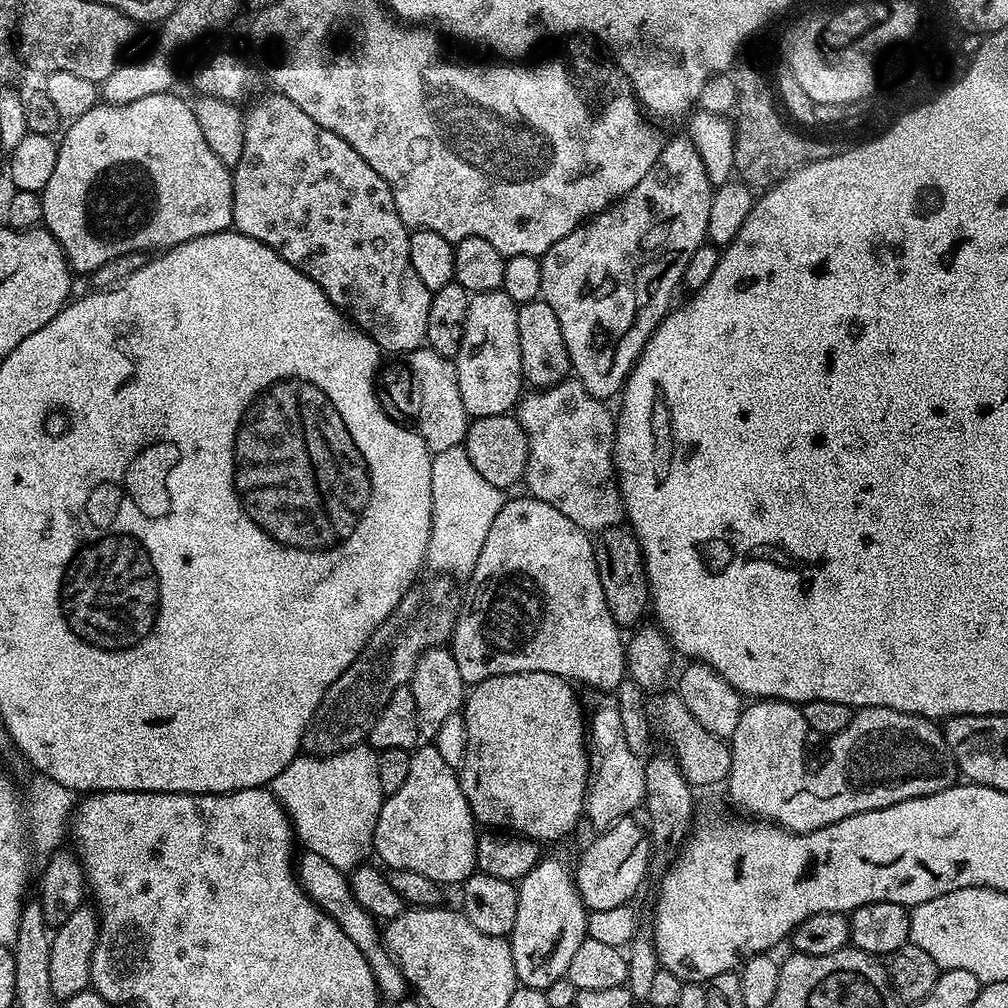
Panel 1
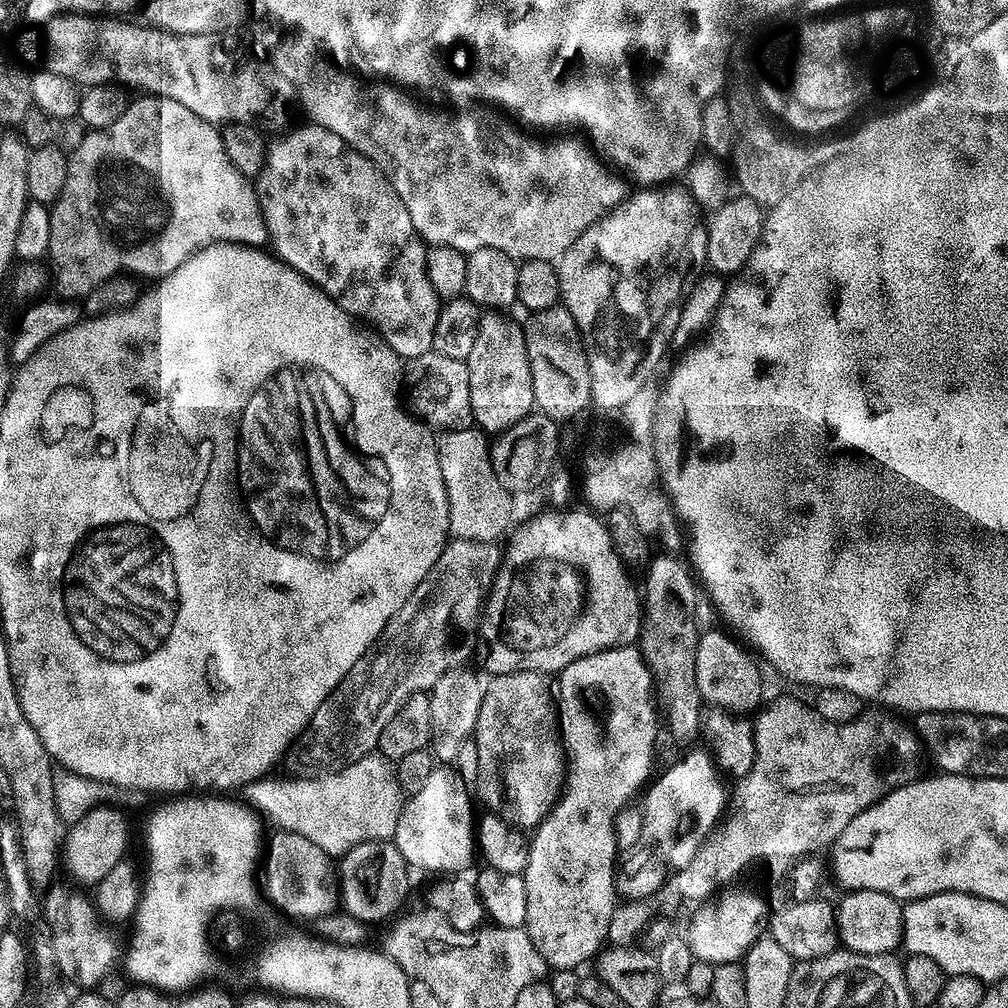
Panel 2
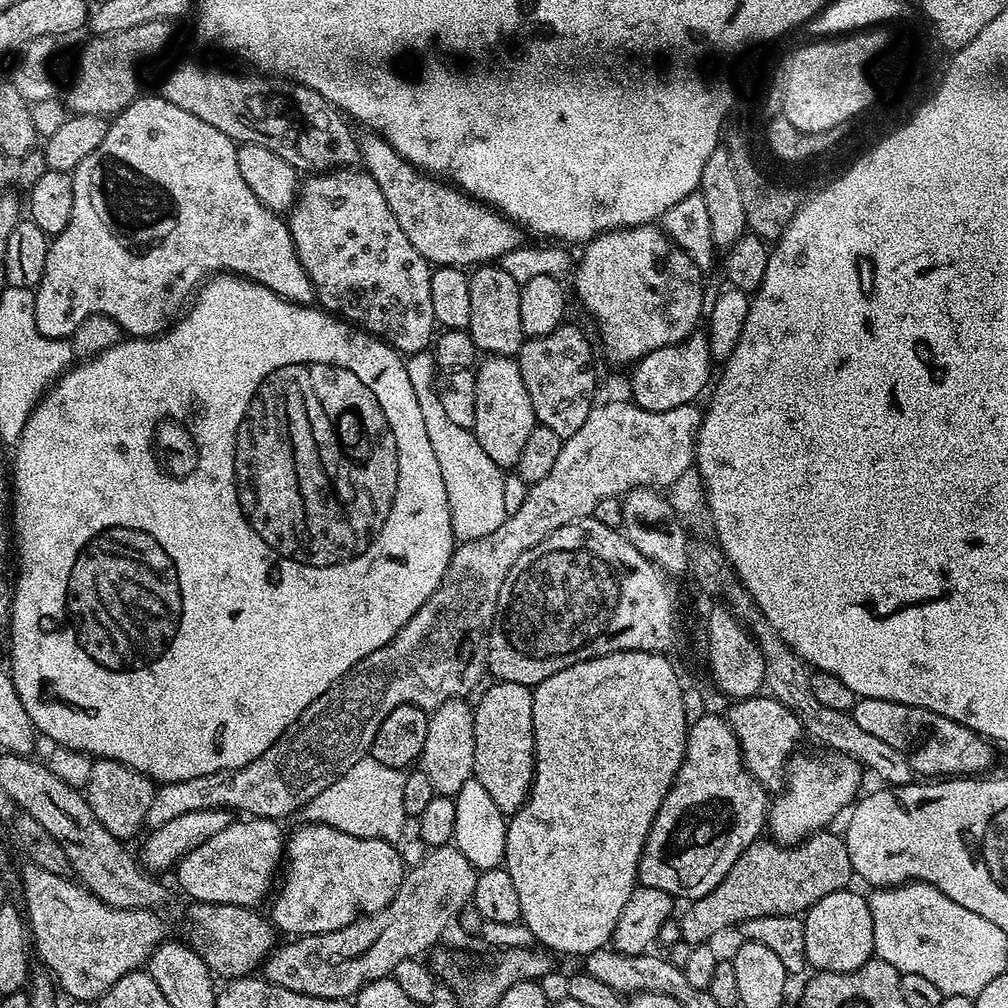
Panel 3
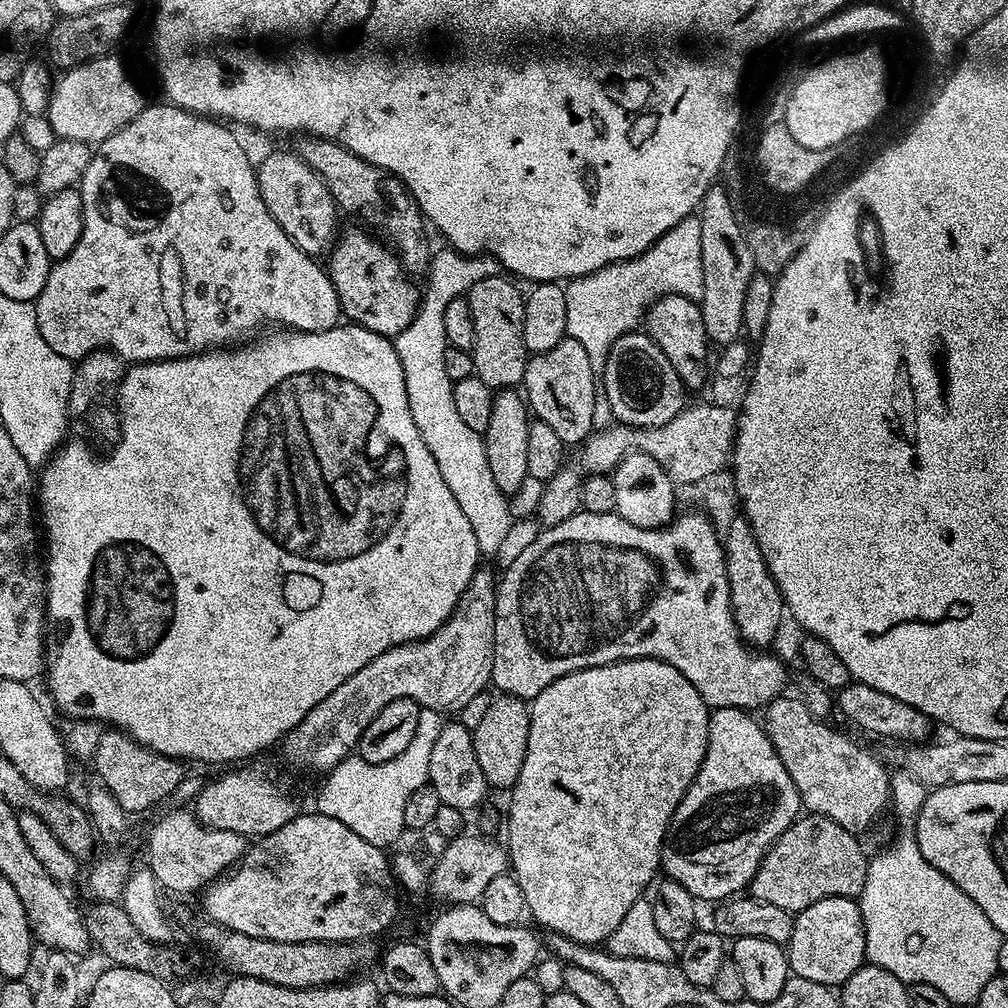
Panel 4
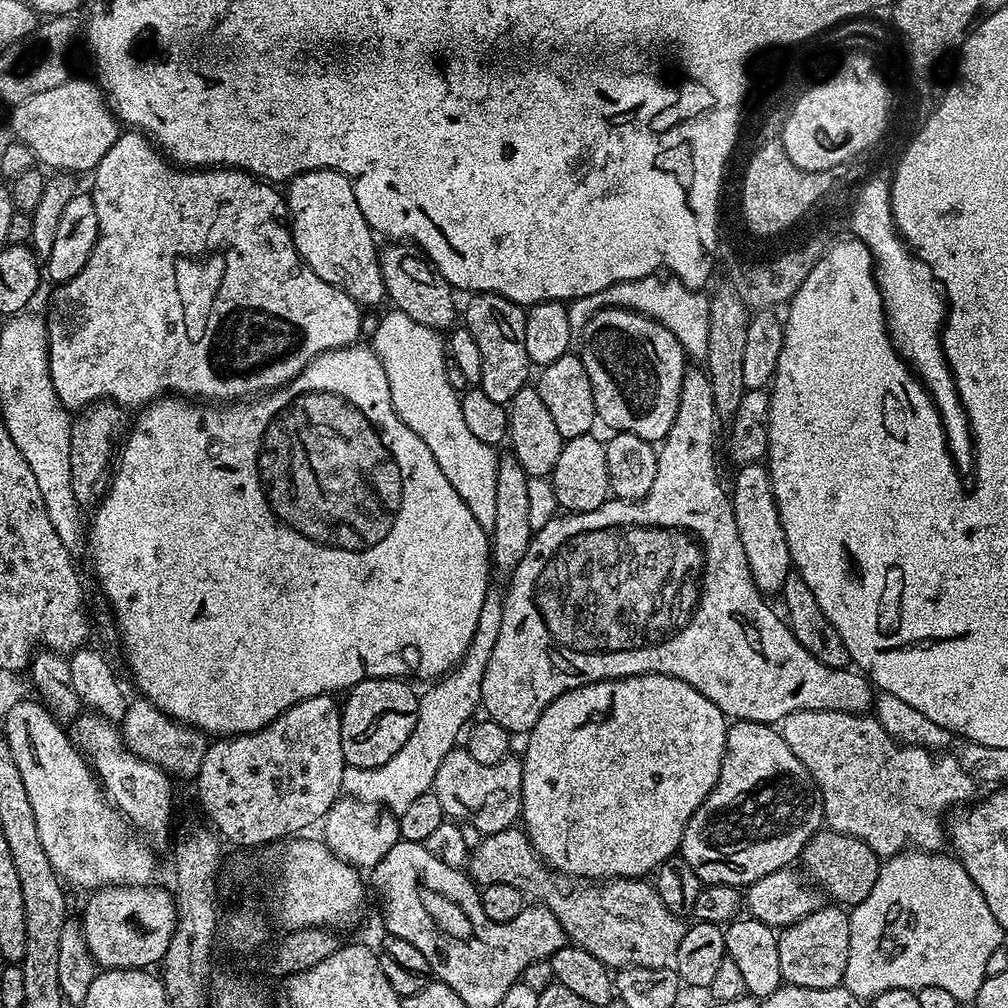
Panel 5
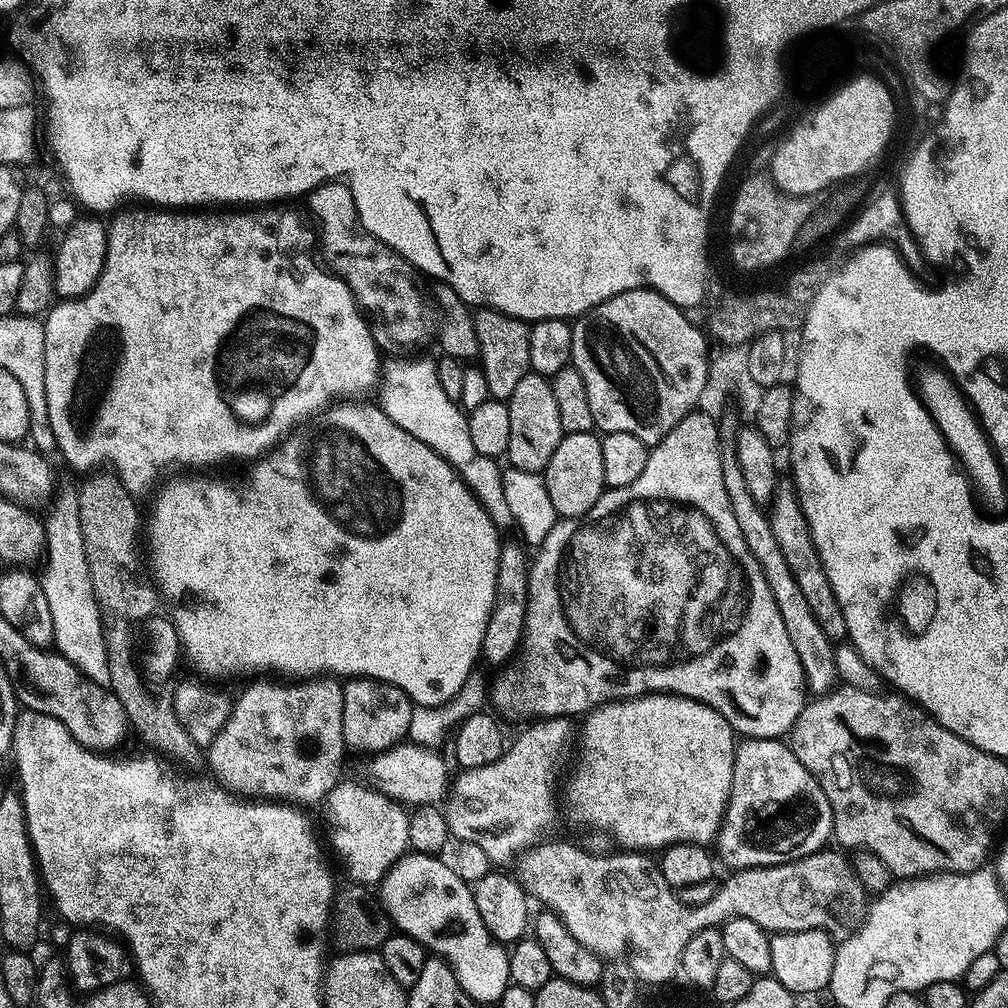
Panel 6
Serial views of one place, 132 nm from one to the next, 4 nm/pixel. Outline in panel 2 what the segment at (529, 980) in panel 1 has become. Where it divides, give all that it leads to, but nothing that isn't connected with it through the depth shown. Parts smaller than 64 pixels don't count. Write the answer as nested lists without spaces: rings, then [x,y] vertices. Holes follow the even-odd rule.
[[[639,647],[611,648],[606,652],[590,654],[586,658],[578,658],[570,662],[558,673],[557,684],[554,684],[554,708],[558,713],[558,740],[562,745],[562,756],[568,759],[568,773],[563,773],[562,787],[555,797],[551,810],[544,815],[544,819],[536,825],[527,841],[528,861],[524,863],[524,901],[526,902],[526,918],[524,928],[534,949],[545,960],[549,969],[575,968],[580,962],[592,960],[605,947],[610,930],[611,915],[618,905],[618,893],[616,891],[616,870],[618,863],[618,851],[616,852],[616,815],[637,796],[638,793],[653,779],[652,763],[656,760],[656,720],[658,724],[658,704],[654,699],[654,685],[652,675],[646,666],[646,662],[640,656]]]

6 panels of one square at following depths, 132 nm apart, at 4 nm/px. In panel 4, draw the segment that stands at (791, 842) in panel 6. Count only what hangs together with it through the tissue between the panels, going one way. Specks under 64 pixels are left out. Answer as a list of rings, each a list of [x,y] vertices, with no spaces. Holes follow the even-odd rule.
[[[713,708],[709,711],[706,758],[702,758],[702,766],[698,770],[698,774],[690,782],[690,786],[686,790],[682,802],[678,802],[678,806],[672,815],[672,821],[668,824],[668,832],[664,835],[664,848],[660,851],[663,875],[669,880],[677,880],[682,886],[686,886],[686,890],[690,890],[690,894],[700,902],[704,902],[704,900],[720,902],[725,898],[731,897],[733,894],[743,893],[749,887],[764,855],[768,852],[768,848],[776,842],[779,836],[791,824],[795,823],[802,812],[798,786],[794,786],[794,778],[790,778],[786,766],[782,766],[782,758],[778,758],[778,754],[774,750],[767,732],[764,730],[763,723],[757,717],[755,720],[752,716],[755,715],[751,711],[742,708]],[[696,812],[724,812],[724,820],[736,820],[736,832],[728,832],[728,828],[724,828],[724,864],[716,864],[716,860],[720,860],[720,856],[716,856],[716,852],[720,852],[720,848],[716,848],[716,840],[708,840],[708,832],[696,832],[696,828],[704,828],[704,824],[692,824],[692,820],[696,820]]]

